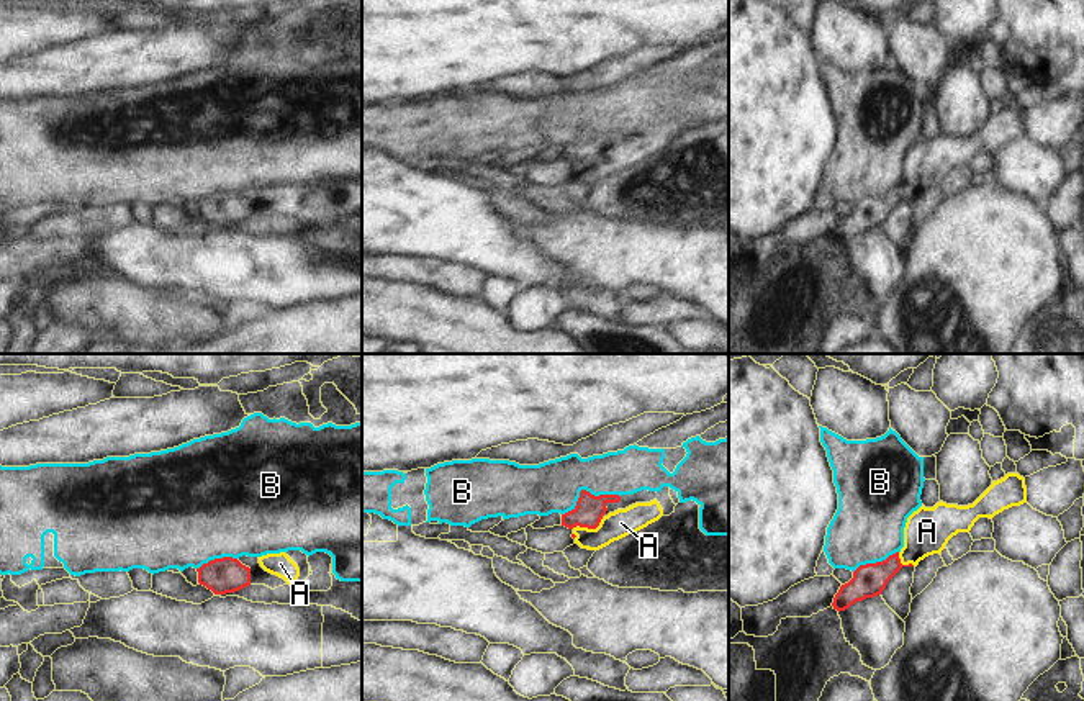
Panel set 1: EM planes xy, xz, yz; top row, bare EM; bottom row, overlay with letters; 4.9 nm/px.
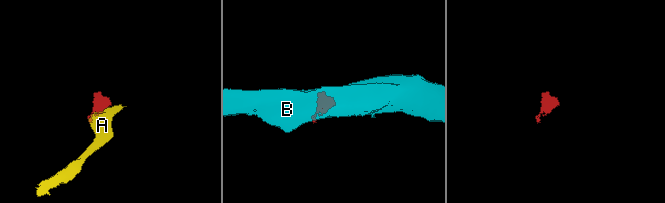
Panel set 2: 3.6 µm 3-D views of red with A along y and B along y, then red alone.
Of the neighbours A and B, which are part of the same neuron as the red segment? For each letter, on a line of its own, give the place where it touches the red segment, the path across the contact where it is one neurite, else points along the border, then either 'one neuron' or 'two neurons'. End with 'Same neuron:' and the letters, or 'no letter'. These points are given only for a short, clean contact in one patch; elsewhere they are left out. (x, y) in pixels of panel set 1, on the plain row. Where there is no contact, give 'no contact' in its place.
A: meets red in xz at (588, 161); runs through xz (590, 143), (588, 161), (613, 161), (621, 156); one neuron
B: meets red in xz at (587, 125); border along xz (619, 128), (591, 128), (582, 123), (577, 136), (562, 148); two neurons
Same neuron: A

